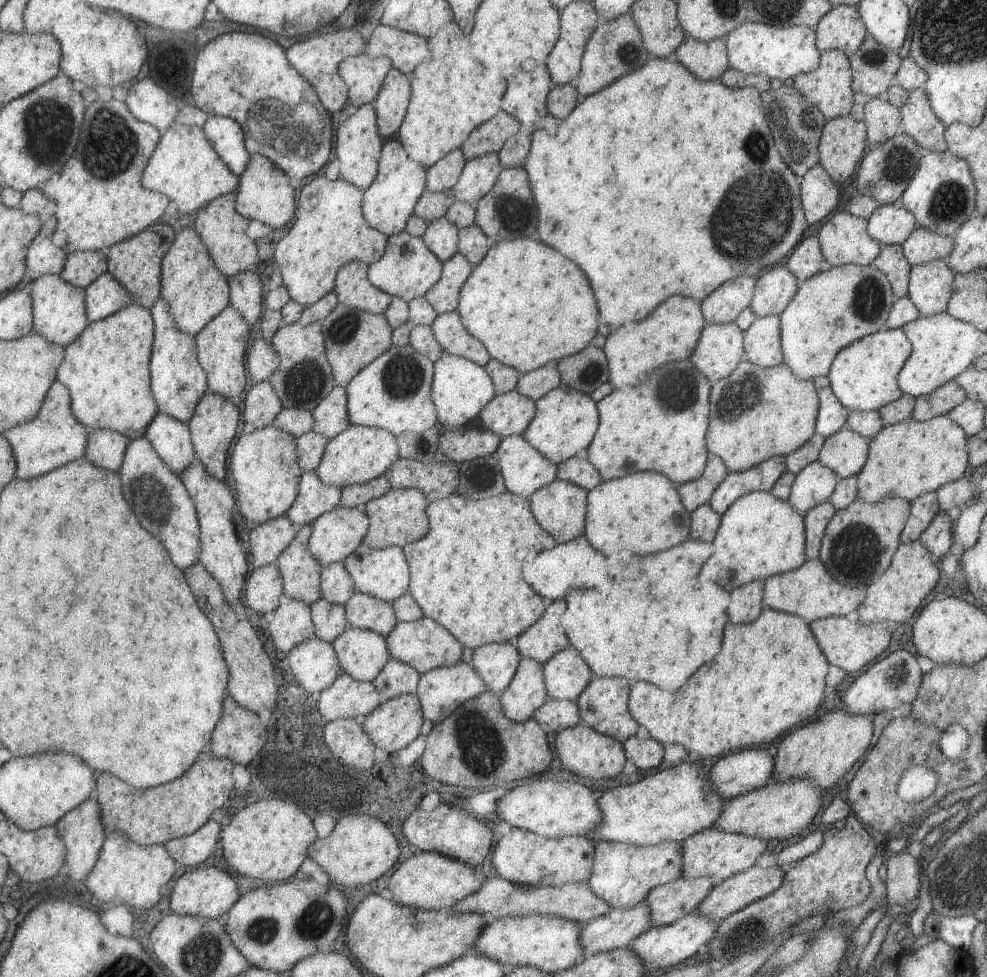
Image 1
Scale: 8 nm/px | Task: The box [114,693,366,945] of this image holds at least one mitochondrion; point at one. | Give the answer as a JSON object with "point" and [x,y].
{"point":[317,917]}

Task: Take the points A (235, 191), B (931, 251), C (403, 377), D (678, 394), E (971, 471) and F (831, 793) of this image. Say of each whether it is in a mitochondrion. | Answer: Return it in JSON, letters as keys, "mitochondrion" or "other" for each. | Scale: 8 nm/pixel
{"A":"other","B":"other","C":"mitochondrion","D":"mitochondrion","E":"other","F":"other"}

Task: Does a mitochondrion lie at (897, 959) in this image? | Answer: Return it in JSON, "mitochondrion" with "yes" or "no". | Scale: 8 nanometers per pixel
{"mitochondrion":"no"}

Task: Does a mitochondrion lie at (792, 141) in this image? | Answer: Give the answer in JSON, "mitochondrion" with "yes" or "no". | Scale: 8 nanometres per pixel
{"mitochondrion":"yes"}

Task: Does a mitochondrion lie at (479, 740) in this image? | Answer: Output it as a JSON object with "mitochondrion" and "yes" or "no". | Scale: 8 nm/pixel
{"mitochondrion":"yes"}

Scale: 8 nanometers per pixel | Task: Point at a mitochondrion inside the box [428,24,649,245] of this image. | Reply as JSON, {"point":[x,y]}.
{"point":[511,219]}

